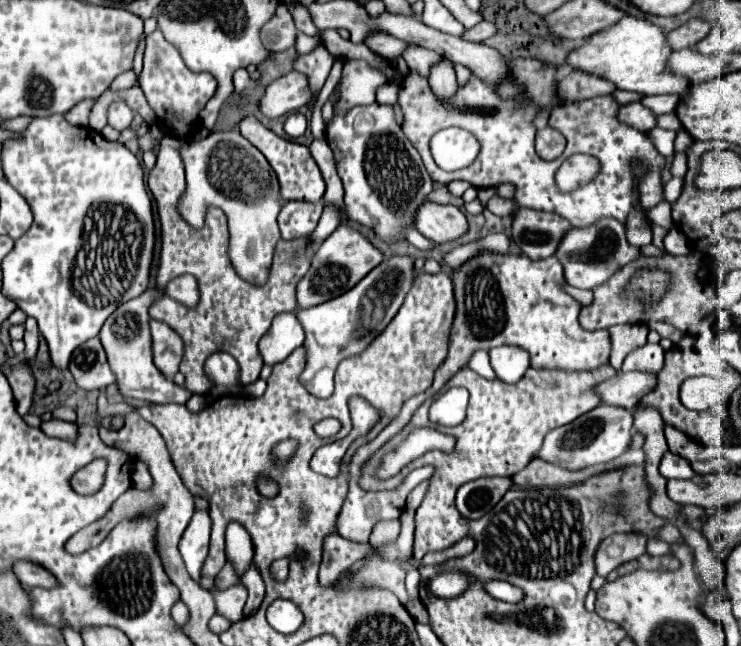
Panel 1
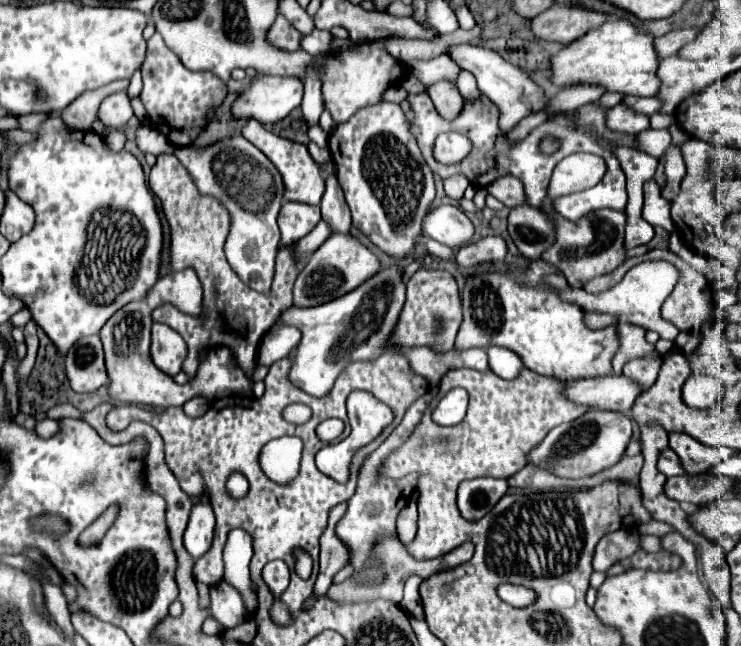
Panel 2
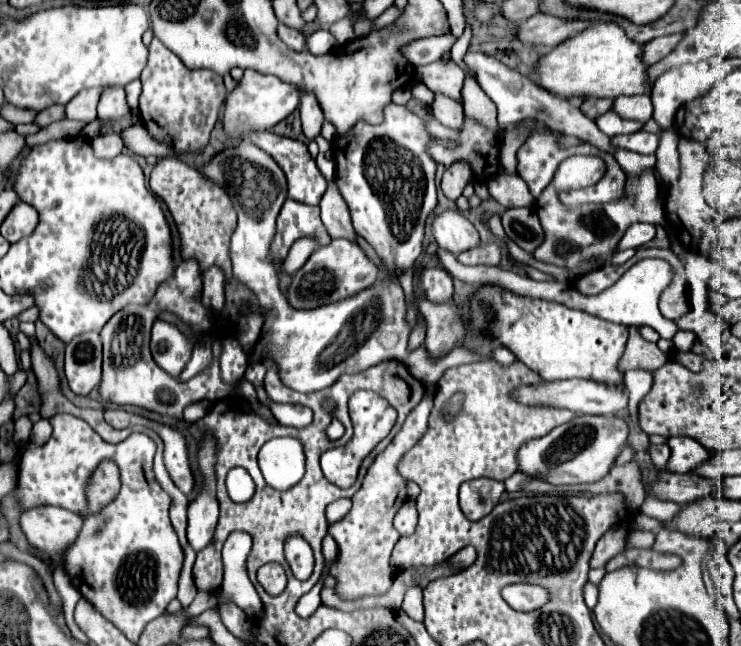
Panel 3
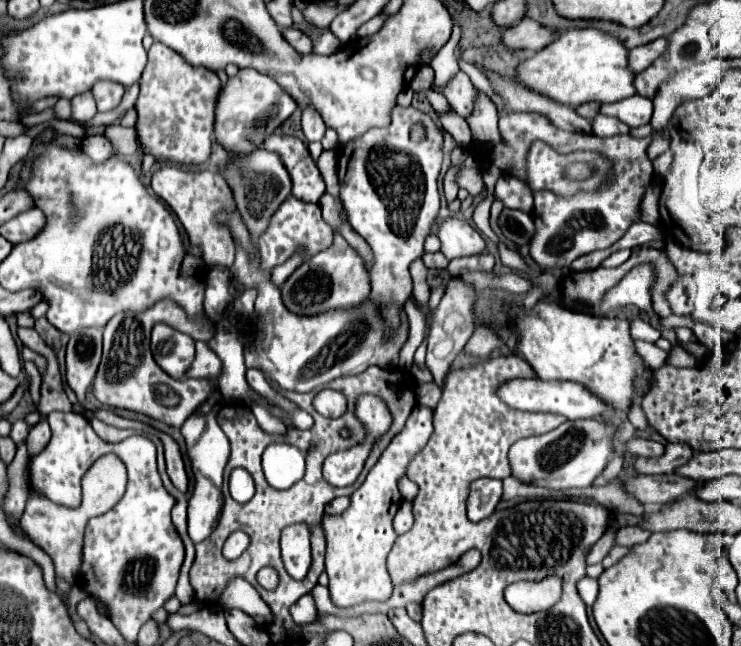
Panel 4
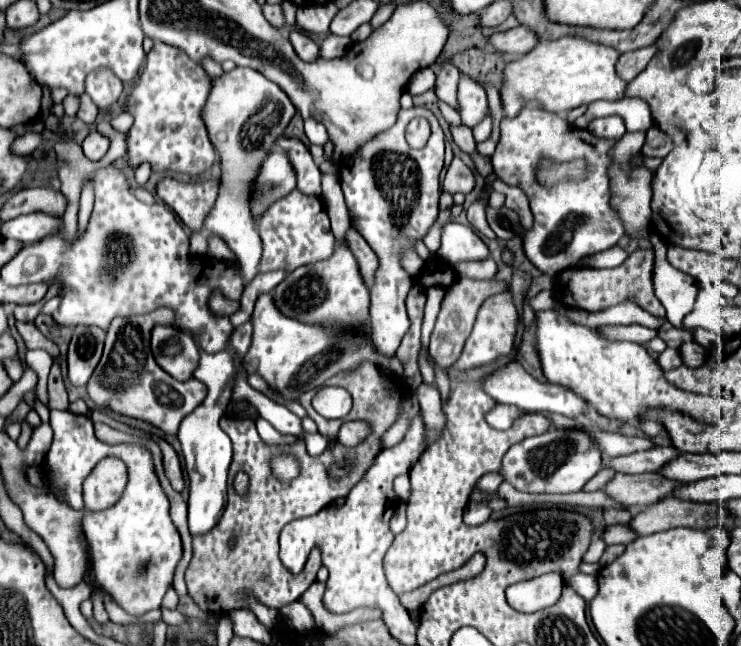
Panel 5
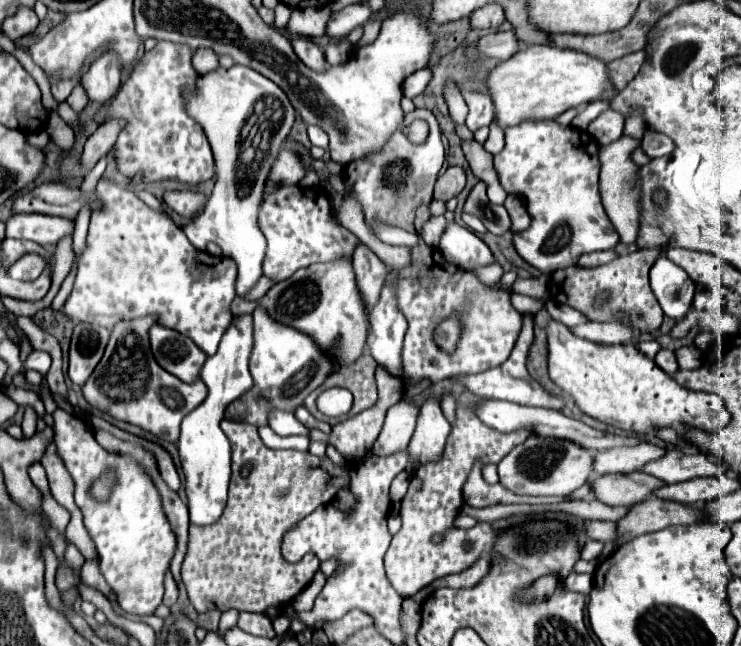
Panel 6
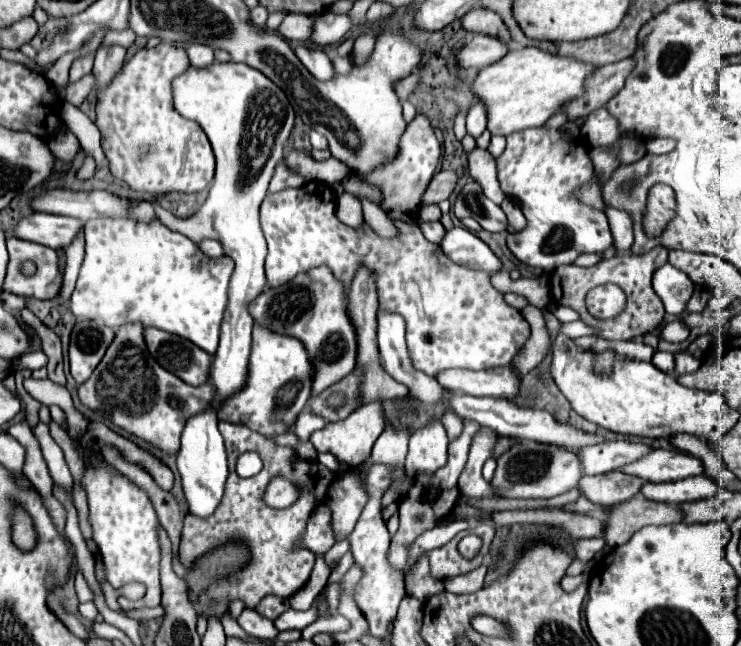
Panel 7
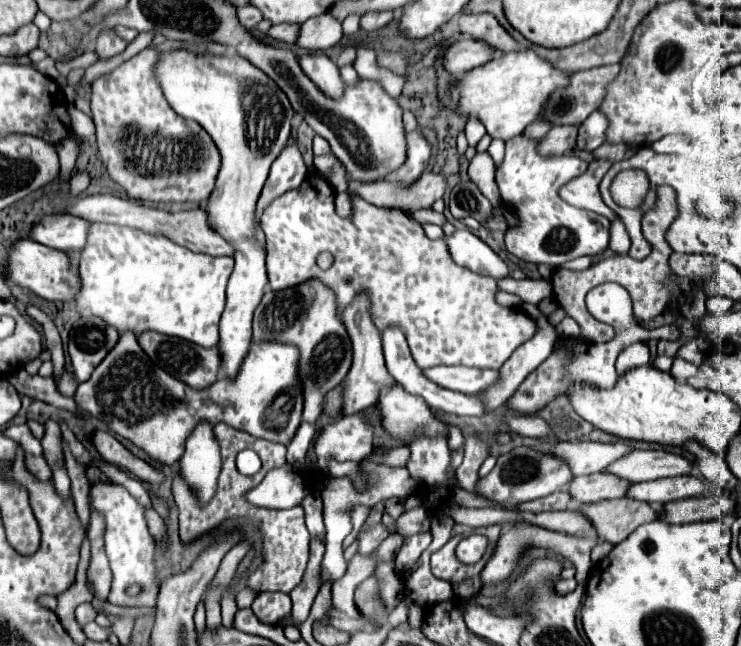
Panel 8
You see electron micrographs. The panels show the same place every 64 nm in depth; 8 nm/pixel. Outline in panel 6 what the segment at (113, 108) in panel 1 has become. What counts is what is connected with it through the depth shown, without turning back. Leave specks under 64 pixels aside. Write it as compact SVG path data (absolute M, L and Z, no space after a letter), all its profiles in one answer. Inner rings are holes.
M104 52L100 58L94 60L88 74L82 78L82 84L90 96L90 100L98 100L106 104L122 82L120 58L114 52Z

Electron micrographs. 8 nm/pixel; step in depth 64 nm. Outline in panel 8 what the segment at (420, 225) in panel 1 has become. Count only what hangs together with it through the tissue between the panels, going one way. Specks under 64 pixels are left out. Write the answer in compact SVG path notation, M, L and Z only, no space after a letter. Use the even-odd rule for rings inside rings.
M456 230L446 238L446 242L450 248L450 256L458 266L482 276L490 276L494 280L508 276L506 262L470 230Z

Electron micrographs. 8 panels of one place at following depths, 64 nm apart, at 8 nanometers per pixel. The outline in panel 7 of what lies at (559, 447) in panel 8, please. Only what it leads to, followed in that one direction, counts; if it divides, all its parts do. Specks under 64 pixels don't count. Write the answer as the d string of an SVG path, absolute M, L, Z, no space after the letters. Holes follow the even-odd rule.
M622 440L622 442L592 444L578 448L574 452L580 456L584 474L606 474L644 456L644 452L650 452L650 448L646 444L634 444Z

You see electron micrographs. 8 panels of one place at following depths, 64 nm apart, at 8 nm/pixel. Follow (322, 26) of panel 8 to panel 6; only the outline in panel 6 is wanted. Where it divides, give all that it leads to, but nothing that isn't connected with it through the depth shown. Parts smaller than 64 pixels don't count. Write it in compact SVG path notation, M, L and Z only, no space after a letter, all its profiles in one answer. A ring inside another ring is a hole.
M354 4L340 12L334 12L326 24L326 36L332 40L340 40L348 36L356 26L362 26L370 16L370 8L364 4Z

